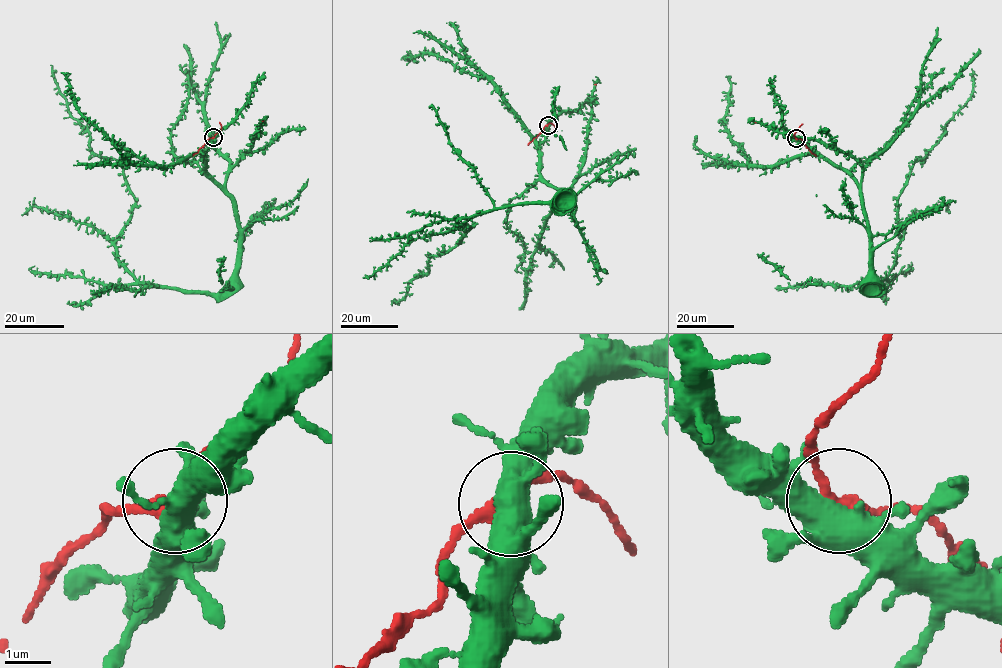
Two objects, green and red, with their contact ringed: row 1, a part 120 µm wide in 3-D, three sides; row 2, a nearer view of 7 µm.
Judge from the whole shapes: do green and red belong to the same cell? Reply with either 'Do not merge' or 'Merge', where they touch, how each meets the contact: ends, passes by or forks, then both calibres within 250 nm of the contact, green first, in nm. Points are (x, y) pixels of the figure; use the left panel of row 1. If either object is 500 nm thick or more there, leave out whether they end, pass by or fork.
Merge. Place: (213, 137). At the ring green forks. At the ring red passes by. Thickness 460 nm (green) against 300 nm

